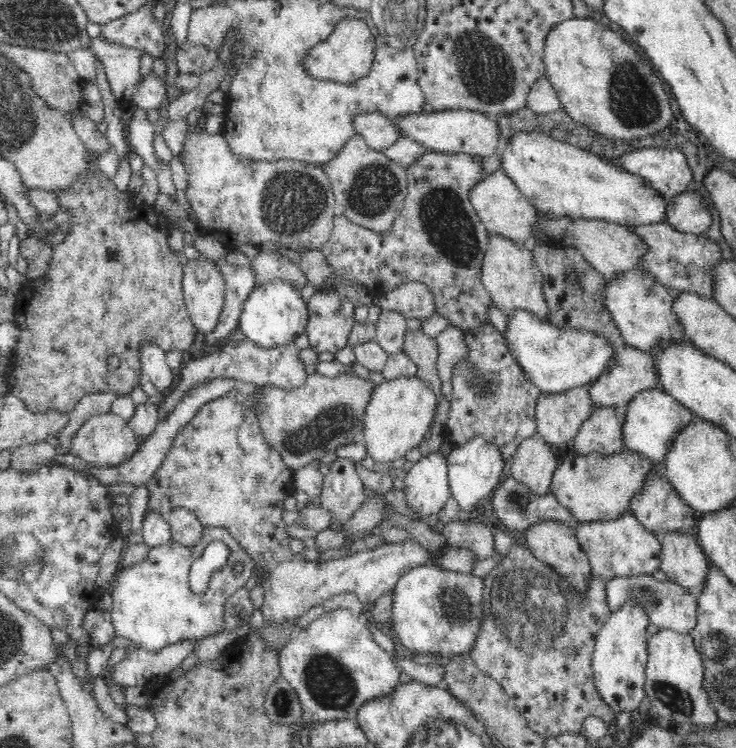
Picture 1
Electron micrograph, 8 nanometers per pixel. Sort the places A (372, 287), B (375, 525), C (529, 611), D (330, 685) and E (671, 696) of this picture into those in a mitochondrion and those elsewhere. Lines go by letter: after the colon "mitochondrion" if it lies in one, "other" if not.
A: other
B: other
C: mitochondrion
D: mitochondrion
E: mitochondrion

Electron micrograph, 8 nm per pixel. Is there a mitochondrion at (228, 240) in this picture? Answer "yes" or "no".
no

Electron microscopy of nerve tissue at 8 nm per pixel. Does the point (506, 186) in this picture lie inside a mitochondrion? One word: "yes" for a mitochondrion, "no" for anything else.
no

